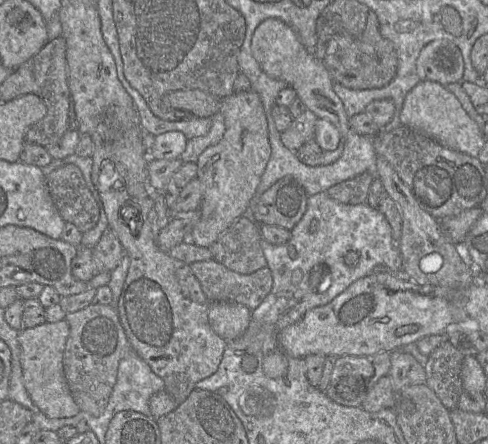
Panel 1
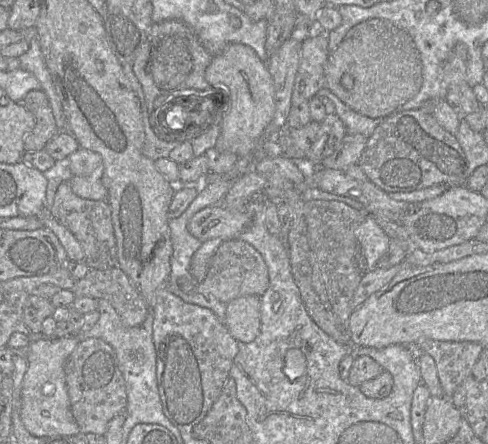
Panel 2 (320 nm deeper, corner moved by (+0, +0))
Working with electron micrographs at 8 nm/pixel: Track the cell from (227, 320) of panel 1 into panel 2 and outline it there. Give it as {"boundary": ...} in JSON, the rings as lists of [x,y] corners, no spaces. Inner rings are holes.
{"boundary":[[[249,295],[226,304],[224,325],[237,342],[250,343],[259,335],[260,302],[260,297]]]}

